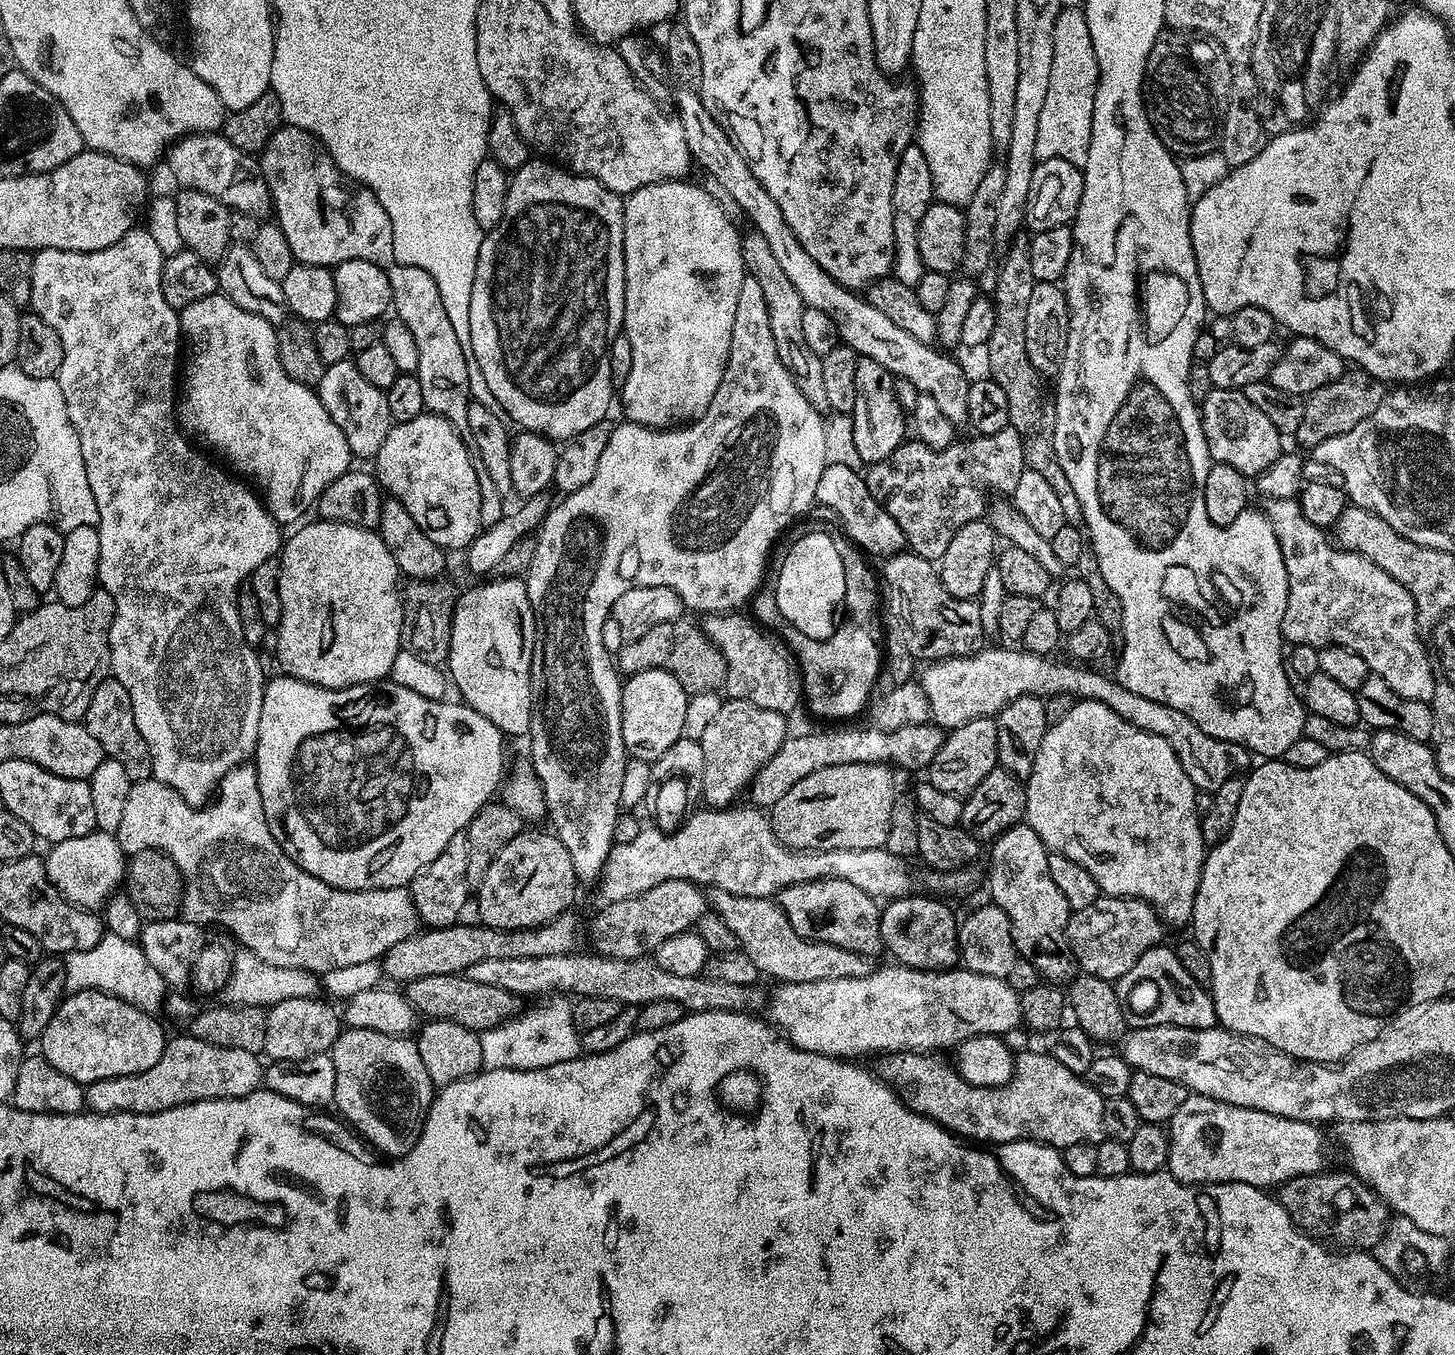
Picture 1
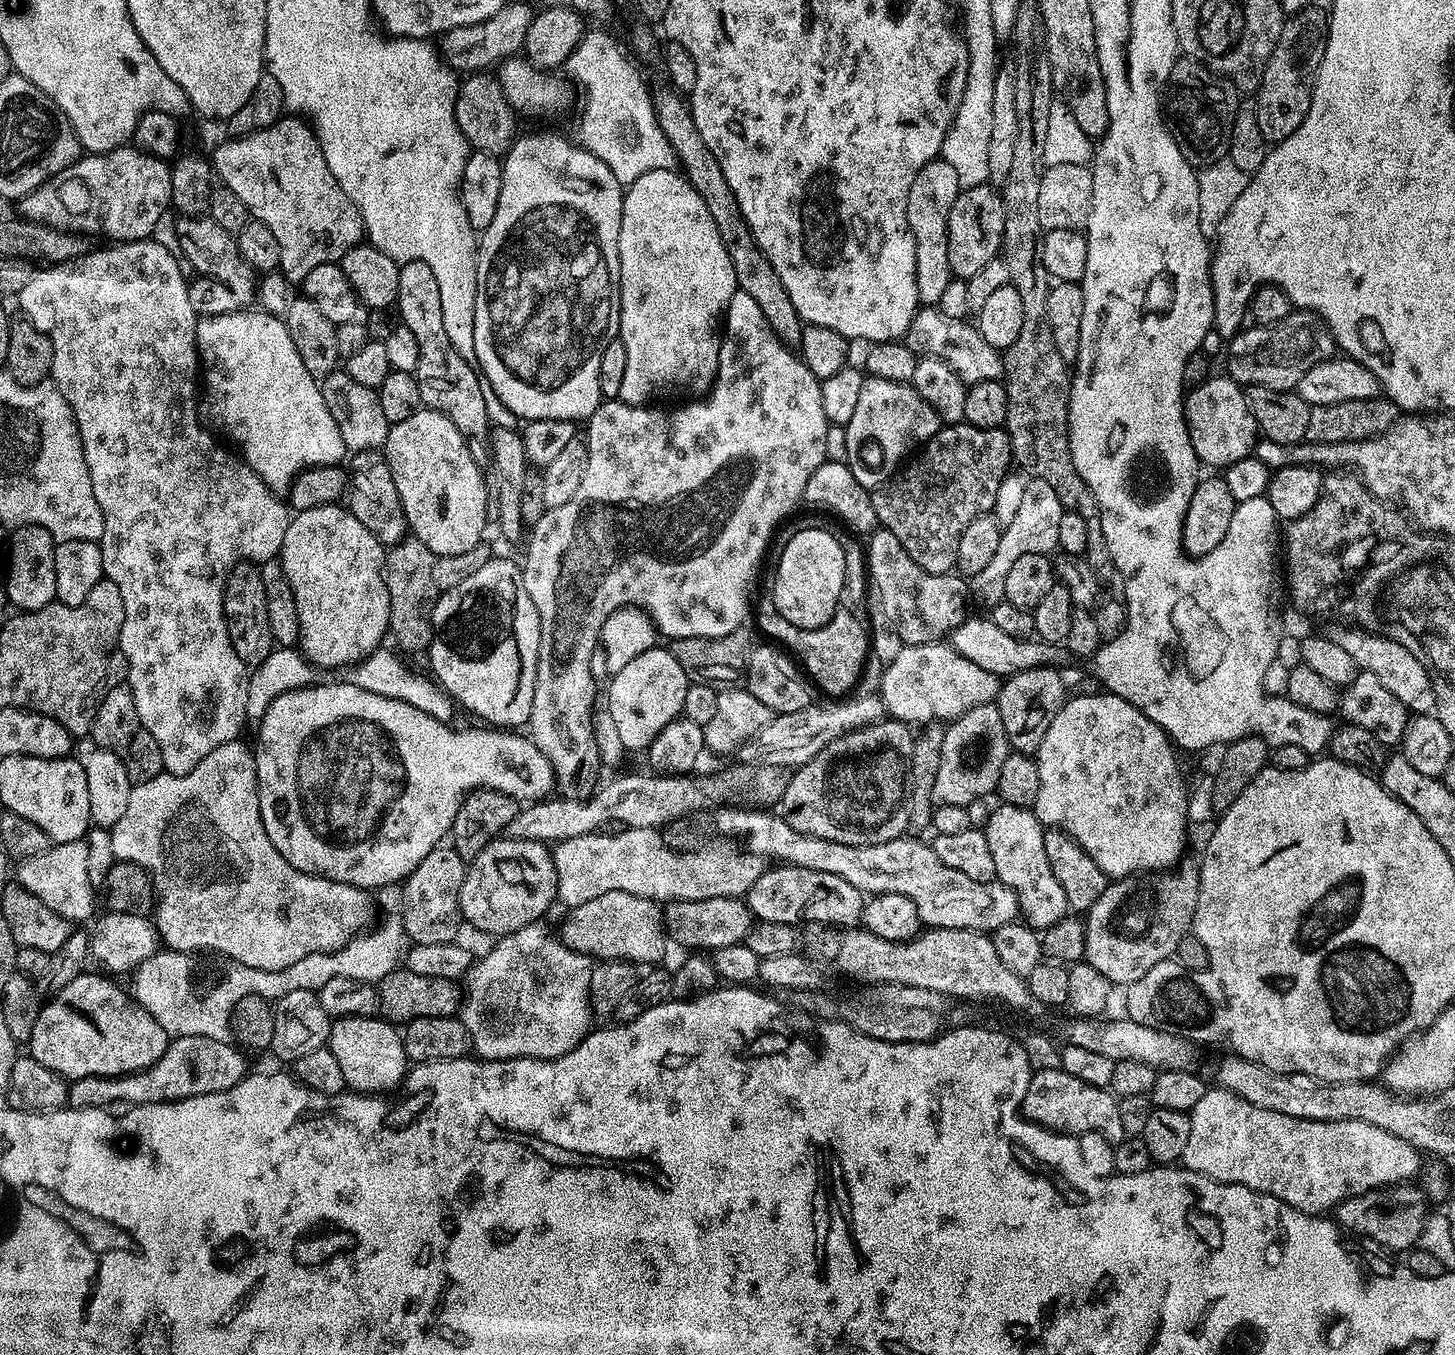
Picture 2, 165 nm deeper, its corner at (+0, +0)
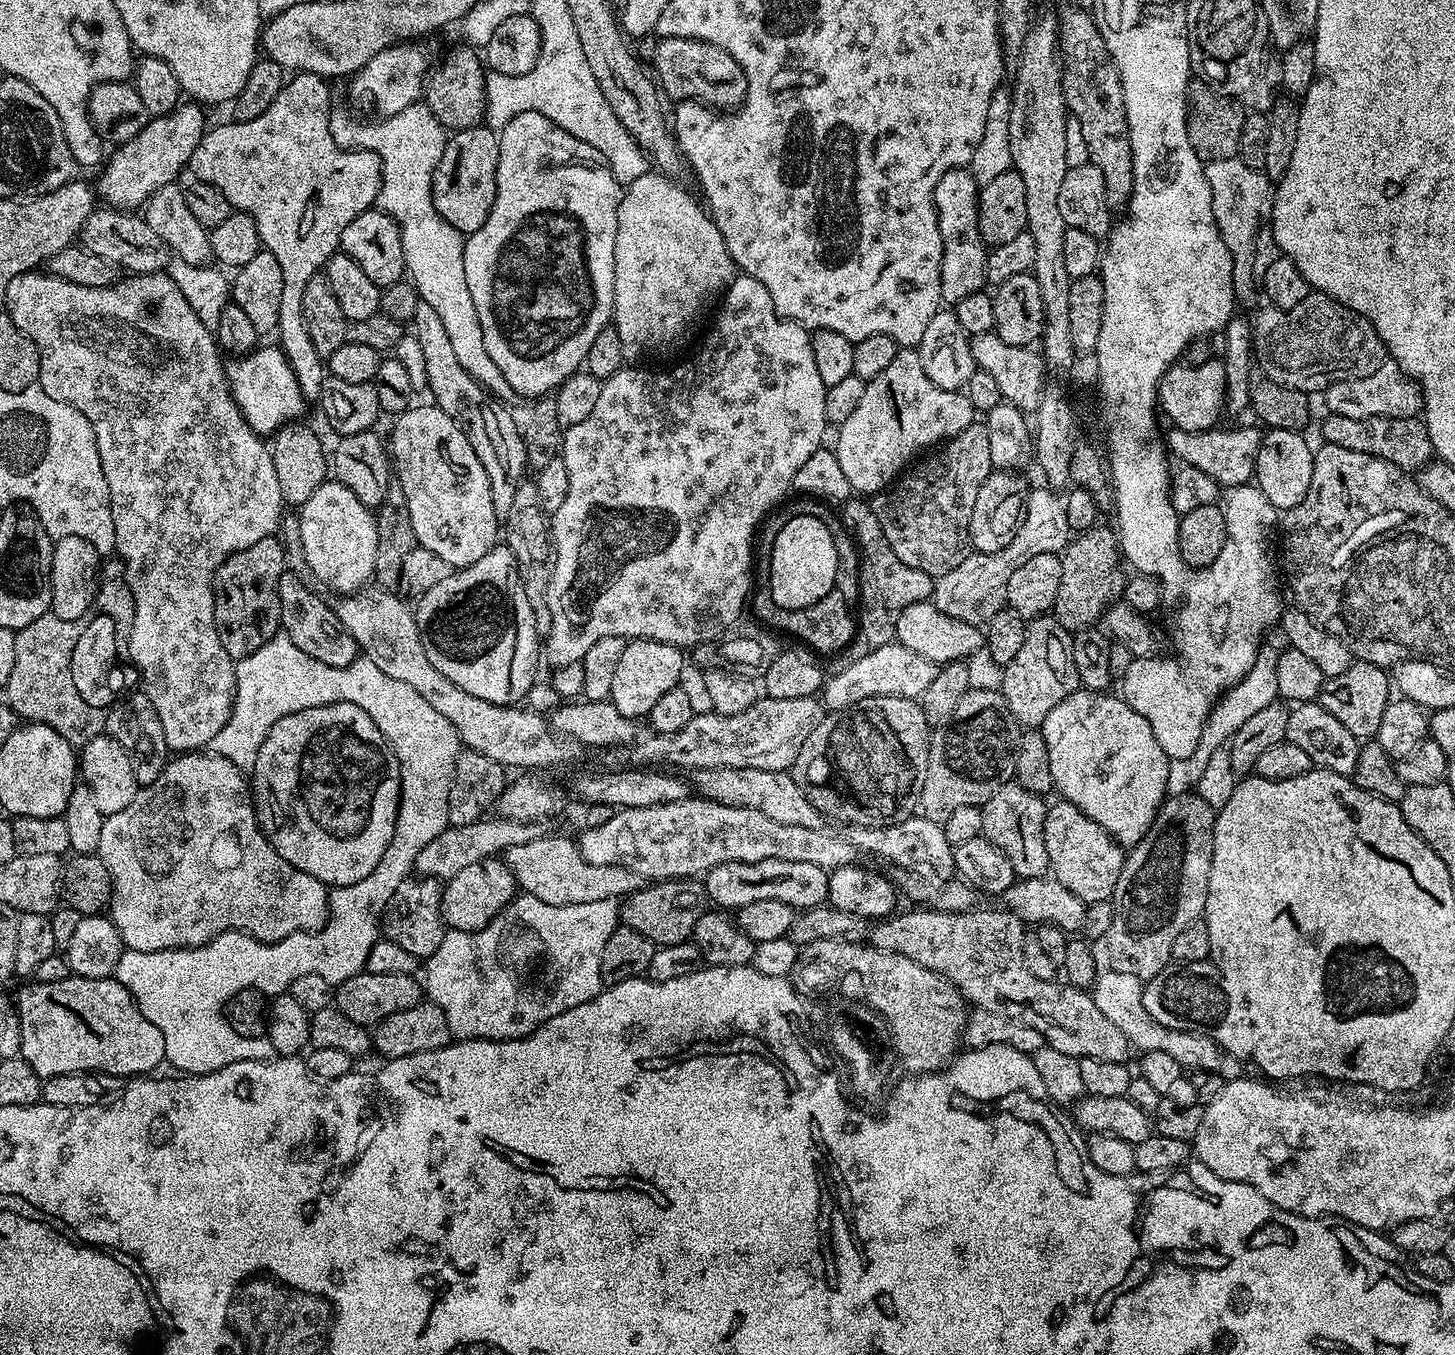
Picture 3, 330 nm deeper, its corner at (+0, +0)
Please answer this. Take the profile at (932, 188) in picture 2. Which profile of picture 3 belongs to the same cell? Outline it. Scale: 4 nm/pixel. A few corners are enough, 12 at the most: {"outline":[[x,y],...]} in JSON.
{"outline":[[967,167],[934,190],[942,234],[940,299],[986,284],[980,188]]}

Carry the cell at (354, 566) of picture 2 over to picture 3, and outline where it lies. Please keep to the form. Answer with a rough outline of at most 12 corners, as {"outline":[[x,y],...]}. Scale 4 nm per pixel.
{"outline":[[329,479],[299,505],[307,570],[336,594],[373,579],[373,509]]}

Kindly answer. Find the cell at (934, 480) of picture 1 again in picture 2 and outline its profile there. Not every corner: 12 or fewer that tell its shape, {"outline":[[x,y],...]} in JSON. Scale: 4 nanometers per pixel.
{"outline":[[941,427],[871,493],[930,574],[993,511],[1014,464],[1004,428]]}

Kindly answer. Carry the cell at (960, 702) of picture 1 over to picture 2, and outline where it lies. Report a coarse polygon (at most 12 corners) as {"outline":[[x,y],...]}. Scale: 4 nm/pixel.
{"outline":[[951,643],[904,646],[881,674],[887,715],[951,722],[998,677]]}

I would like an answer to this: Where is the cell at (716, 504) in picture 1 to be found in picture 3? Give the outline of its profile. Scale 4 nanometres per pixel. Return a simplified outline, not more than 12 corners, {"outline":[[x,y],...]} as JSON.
{"outline":[[737,275],[696,356],[564,429],[553,669],[719,641],[825,443],[812,332]]}

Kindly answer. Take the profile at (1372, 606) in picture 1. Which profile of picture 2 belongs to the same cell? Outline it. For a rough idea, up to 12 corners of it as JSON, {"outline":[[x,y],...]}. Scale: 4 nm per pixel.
{"outline":[[1355,626],[1334,638],[1409,713],[1428,714],[1436,691],[1425,661]]}

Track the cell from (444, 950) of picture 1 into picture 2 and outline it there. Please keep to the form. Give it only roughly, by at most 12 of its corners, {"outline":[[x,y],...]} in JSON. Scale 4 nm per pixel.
{"outline":[[610,890],[558,935],[597,961],[656,966],[668,952],[655,900]]}

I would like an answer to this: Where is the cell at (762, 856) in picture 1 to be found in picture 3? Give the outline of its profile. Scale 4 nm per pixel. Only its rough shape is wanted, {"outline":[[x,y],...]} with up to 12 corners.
{"outline":[[545,834],[502,859],[521,893],[566,906],[627,898],[642,877]]}

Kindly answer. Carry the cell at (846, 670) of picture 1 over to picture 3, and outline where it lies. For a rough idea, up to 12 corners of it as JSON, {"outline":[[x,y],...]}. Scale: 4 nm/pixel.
{"outline":[[774,535],[754,550],[756,616],[821,657],[857,639],[853,609],[833,590],[786,610],[770,593]]}

